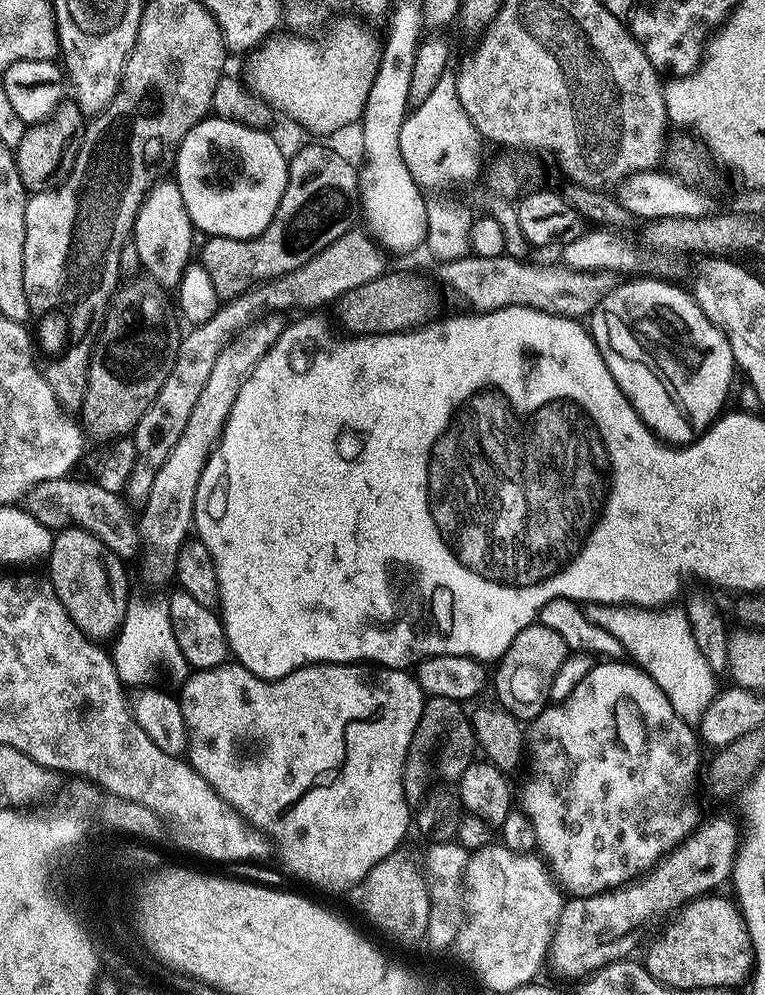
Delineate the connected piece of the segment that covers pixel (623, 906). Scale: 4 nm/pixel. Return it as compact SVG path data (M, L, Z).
M712 816L708 821L701 823L689 836L684 837L679 844L670 852L664 853L647 872L643 873L639 878L620 885L619 888L609 888L607 892L599 892L593 896L578 896L575 898L565 899L564 909L560 912L560 920L556 924L556 933L552 935L552 945L548 948L548 960L550 961L550 968L556 972L562 972L568 976L580 976L579 978L587 977L589 974L594 973L599 968L605 968L606 965L612 964L616 960L622 960L633 955L632 947L636 944L636 931L651 918L655 912L668 912L667 914L675 913L677 910L684 907L685 904L690 900L696 900L700 896L706 896L717 891L716 888L719 884L727 885L729 883L732 868L736 865L736 853L740 850L742 843L742 832L741 829L736 829L736 824L728 816Z

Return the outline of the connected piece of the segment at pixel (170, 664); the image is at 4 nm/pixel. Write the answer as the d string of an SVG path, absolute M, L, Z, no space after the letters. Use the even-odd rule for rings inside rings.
M129 595L124 621L120 624L120 629L116 632L111 644L112 661L117 674L125 685L142 683L147 678L152 664L164 664L165 670L177 682L187 680L190 675L186 658L182 658L182 650L178 650L178 642L174 642L168 601L163 595L161 597Z

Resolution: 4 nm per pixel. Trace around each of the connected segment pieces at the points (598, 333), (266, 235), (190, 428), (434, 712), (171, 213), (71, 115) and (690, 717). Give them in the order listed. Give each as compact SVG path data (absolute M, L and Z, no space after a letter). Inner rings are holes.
M628 278L625 281L625 284L617 283L611 292L603 296L596 309L590 314L590 321L592 320L590 331L594 342L614 378L614 382L618 382L622 394L626 394L626 398L634 406L634 410L642 418L645 426L661 440L673 446L691 444L725 411L724 403L727 402L728 391L732 388L732 375L737 375L738 372L736 359L730 350L730 342L724 331L718 326L714 326L714 322L700 309L700 303L696 300L695 295L691 291L683 292L679 283L655 278Z
M308 144L296 153L291 153L288 161L288 181L282 194L282 202L278 202L278 210L266 226L262 234L252 240L238 238L222 238L221 236L207 237L203 242L204 249L199 249L198 260L203 264L210 282L214 286L217 297L221 301L232 300L243 292L251 292L253 288L271 282L287 272L293 272L310 262L330 242L342 238L342 234L353 231L352 224L361 215L360 207L360 173L357 165L352 165L344 156L339 156L332 148L323 148L320 144Z
M261 315L254 320L235 340L228 344L222 354L218 354L218 362L214 362L214 370L210 370L210 379L202 389L202 395L194 405L190 418L186 421L186 430L182 430L174 450L170 450L166 462L162 462L162 470L154 478L154 486L150 486L148 499L143 501L144 514L138 518L138 527L143 547L148 548L148 564L156 576L164 576L176 566L176 555L189 539L196 519L196 491L202 478L202 470L208 457L216 447L224 423L228 421L230 410L234 406L234 398L238 398L238 390L252 375L254 366L262 362L262 358L278 342L284 333L286 320L280 316Z
M437 696L425 699L422 718L418 718L414 738L410 738L410 746L406 750L404 769L400 772L402 790L409 805L419 806L433 788L455 785L477 755L476 734L469 713L460 708L463 707L458 700Z
M157 179L144 195L132 227L131 238L137 243L140 268L162 287L172 290L179 285L185 268L193 259L194 229L190 214L186 214L186 202L182 202L182 190L178 190L175 179L164 179Z
M65 99L56 107L54 114L41 124L34 124L23 129L24 137L14 144L14 155L18 166L18 178L29 194L51 192L60 187L70 174L78 158L78 150L84 141L86 117L80 111L75 99Z
M609 606L606 614L598 616L596 620L600 620L602 630L614 634L614 638L622 642L631 663L647 672L648 677L660 687L662 694L666 694L676 713L686 721L696 722L714 697L714 675L695 645L685 609L676 607L655 610L635 606Z

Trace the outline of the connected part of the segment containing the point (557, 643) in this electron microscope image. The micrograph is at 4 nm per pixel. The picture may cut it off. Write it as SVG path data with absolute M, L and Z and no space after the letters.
M533 622L526 626L510 642L510 646L504 651L494 668L494 688L496 684L496 696L499 707L509 712L520 722L531 722L544 709L549 707L550 686L561 669L565 659L570 655L570 649L566 642L550 626L542 626L539 622Z

